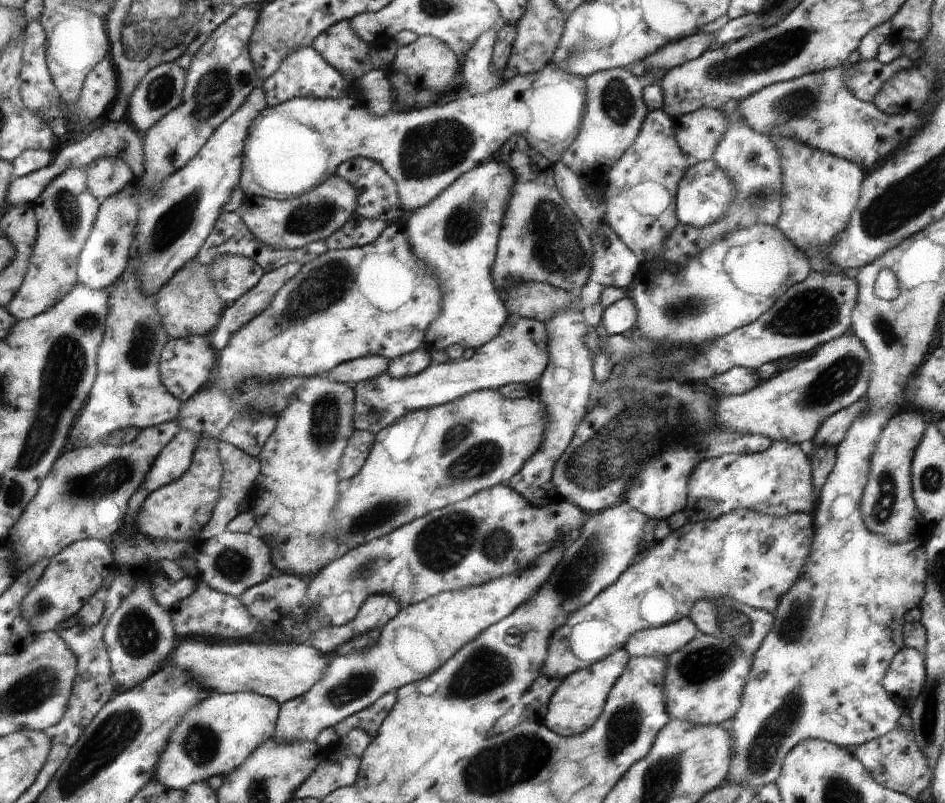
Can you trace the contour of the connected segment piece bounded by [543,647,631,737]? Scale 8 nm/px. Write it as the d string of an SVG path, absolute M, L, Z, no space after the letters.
M622 647L604 660L593 664L592 667L573 672L572 675L562 679L560 686L550 698L549 712L543 719L545 725L563 737L586 732L598 720L610 690L624 674L630 659L629 653Z

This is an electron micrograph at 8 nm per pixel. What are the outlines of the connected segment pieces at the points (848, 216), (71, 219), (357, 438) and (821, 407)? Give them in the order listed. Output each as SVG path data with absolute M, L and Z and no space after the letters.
M779 137L775 144L782 154L782 168L785 169L783 211L775 226L805 252L812 271L820 272L828 266L820 250L828 242L834 244L834 240L844 232L844 226L850 226L854 211L861 202L864 174L854 161L814 148L797 138Z
M74 166L66 170L62 176L58 176L38 202L40 204L34 206L40 224L37 247L34 248L34 256L30 260L29 274L24 286L9 306L10 312L20 321L33 319L51 311L77 287L80 283L80 254L88 246L101 214L102 202L90 190L88 172Z
M364 430L353 432L349 446L345 448L345 454L343 455L341 470L339 471L341 480L352 479L361 471L369 458L375 438L373 433Z
M852 331L837 339L830 340L829 343L822 344L817 352L810 354L802 364L796 364L793 368L786 371L779 371L766 380L761 380L758 386L748 390L744 394L732 394L718 400L718 424L724 428L730 428L732 432L741 432L742 434L758 434L770 438L773 442L786 440L790 444L799 444L809 446L816 438L817 432L825 424L829 416L836 415L843 408L857 403L868 390L872 374L872 362L870 354L866 350L862 341Z

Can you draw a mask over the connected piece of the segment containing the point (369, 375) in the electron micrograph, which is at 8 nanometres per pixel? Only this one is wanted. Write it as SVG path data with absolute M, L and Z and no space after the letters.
M363 356L356 360L338 364L332 371L326 372L325 377L334 382L351 384L377 379L384 375L389 368L390 361L383 356Z

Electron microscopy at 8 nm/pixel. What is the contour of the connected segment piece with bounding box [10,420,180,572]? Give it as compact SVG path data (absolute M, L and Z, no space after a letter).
M173 420L160 426L142 428L141 436L130 444L110 442L84 448L71 446L66 450L10 534L21 557L22 572L46 558L53 559L78 541L110 540L113 534L116 536L116 532L125 525L131 500L178 432L180 424Z

